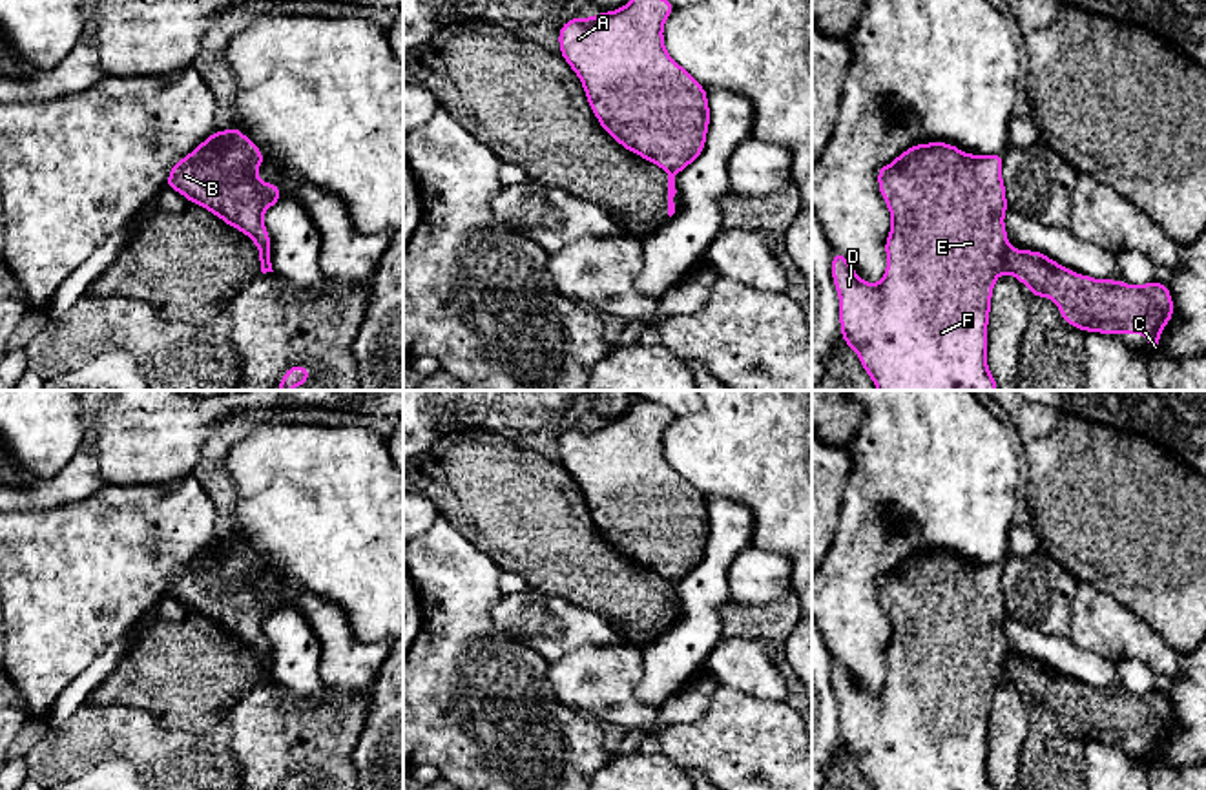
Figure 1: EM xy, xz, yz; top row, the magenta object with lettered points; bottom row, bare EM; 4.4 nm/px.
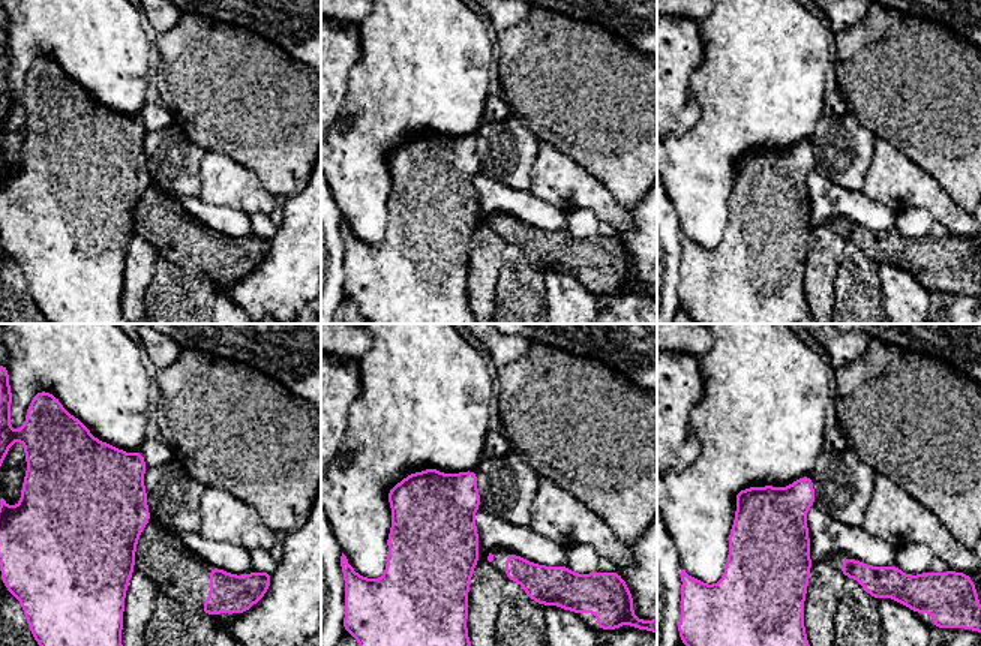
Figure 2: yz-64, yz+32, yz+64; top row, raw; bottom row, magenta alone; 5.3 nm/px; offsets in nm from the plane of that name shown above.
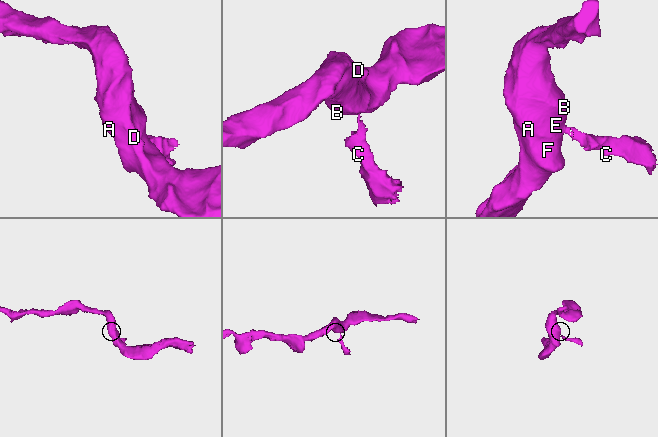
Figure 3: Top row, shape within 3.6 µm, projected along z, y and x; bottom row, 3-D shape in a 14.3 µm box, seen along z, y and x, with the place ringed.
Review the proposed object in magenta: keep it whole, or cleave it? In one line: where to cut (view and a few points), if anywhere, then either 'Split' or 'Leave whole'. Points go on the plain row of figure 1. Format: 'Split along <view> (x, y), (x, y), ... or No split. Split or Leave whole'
Split along yz (1008, 652), (1000, 679). Split

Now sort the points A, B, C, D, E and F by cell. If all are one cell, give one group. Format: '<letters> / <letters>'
A B D E F / C

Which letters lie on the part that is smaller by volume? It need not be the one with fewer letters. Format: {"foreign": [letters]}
{"foreign": ["C"]}

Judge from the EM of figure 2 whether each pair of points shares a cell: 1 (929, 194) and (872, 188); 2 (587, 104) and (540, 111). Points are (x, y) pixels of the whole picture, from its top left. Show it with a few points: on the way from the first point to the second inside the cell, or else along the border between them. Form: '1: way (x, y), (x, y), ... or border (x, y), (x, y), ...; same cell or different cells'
1: way (915, 188), (885, 188); same cell
2: way (575, 104), (552, 104); same cell

